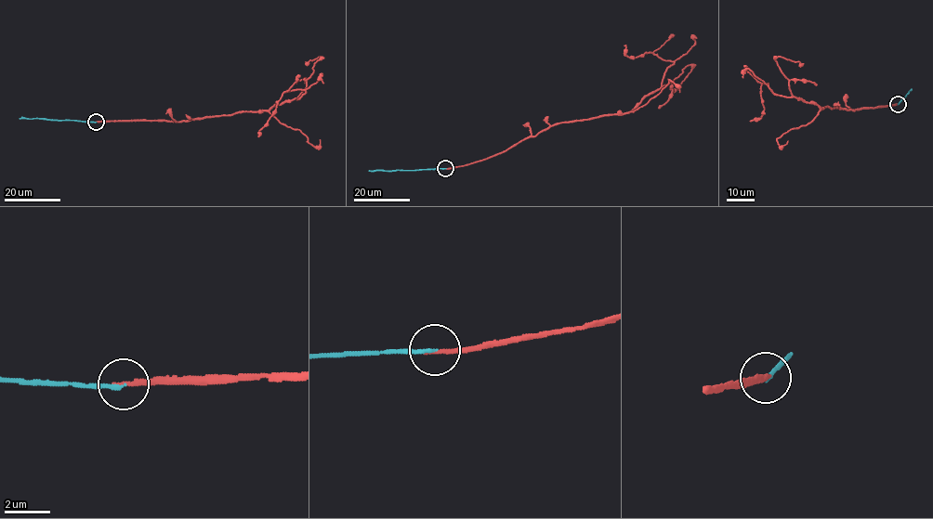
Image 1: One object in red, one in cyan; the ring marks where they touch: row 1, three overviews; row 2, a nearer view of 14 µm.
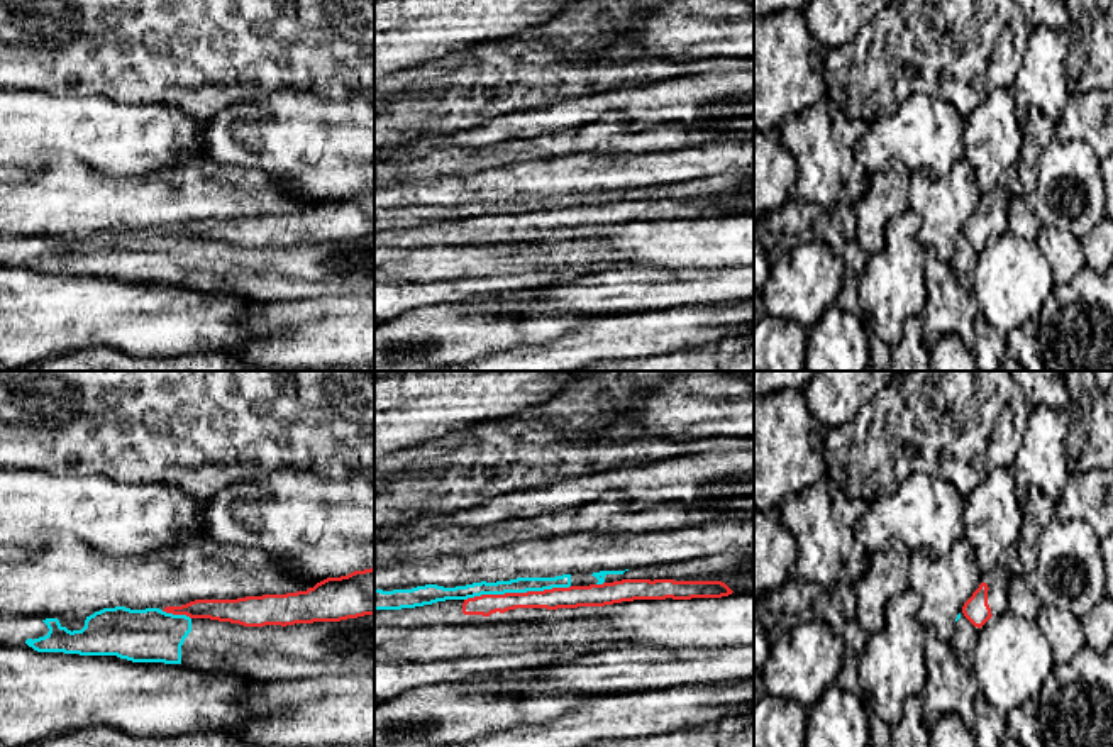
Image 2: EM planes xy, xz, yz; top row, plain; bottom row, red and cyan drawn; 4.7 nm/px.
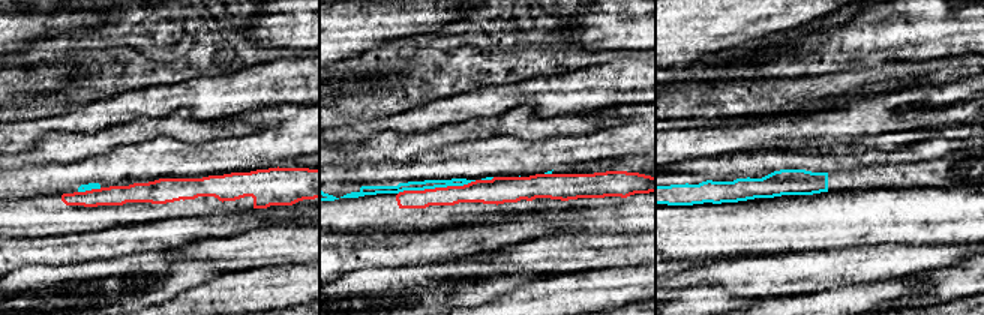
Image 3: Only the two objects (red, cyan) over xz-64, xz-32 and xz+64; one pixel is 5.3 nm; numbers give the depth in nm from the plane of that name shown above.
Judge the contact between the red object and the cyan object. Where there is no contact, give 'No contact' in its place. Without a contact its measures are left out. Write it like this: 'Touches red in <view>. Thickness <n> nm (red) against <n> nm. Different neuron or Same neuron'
Touches red in xz. Thickness 100 nm (red) against 80 nm. Different neuron

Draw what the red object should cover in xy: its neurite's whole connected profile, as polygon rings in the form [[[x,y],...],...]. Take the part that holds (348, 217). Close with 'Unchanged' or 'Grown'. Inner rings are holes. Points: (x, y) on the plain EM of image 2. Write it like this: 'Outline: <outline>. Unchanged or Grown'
Outline: [[[374,186],[347,196],[327,198],[307,212],[237,220],[195,220],[181,227],[166,227],[163,232],[244,247],[286,247],[374,235]]]. Unchanged

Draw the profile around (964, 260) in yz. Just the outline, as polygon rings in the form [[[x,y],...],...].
[[[959,234],[955,239],[955,249],[949,261],[957,274],[957,281],[969,293],[974,290],[974,271],[977,268],[979,249],[974,247],[964,234]]]

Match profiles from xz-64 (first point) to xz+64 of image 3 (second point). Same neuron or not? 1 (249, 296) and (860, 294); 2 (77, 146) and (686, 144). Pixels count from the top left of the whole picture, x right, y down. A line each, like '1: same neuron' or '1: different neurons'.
1: same neuron
2: same neuron

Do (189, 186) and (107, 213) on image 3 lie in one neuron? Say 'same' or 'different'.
same

